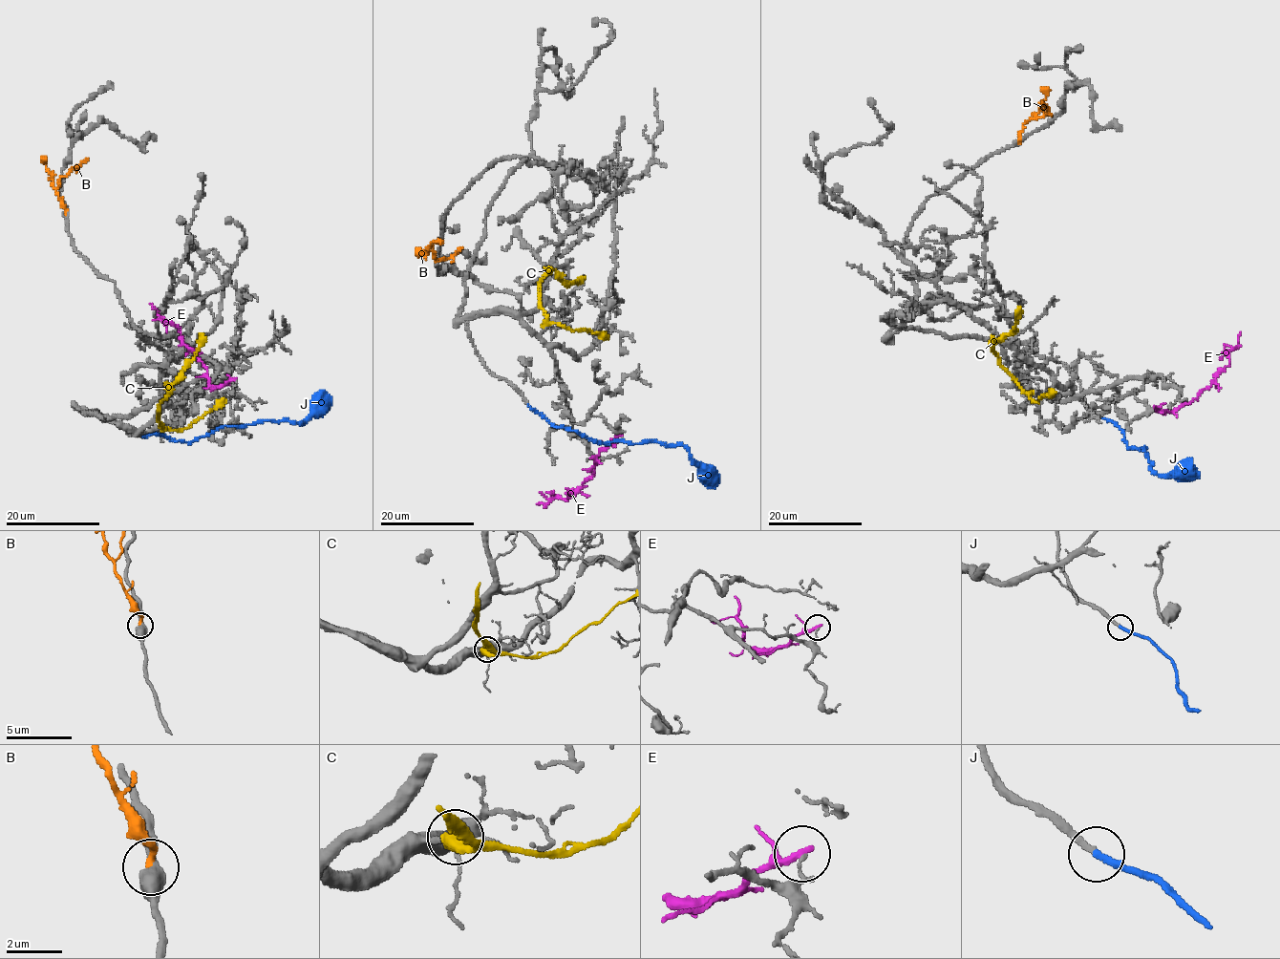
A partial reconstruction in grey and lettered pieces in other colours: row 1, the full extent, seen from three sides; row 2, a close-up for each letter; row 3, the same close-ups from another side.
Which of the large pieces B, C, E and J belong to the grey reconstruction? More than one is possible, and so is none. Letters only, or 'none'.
J

